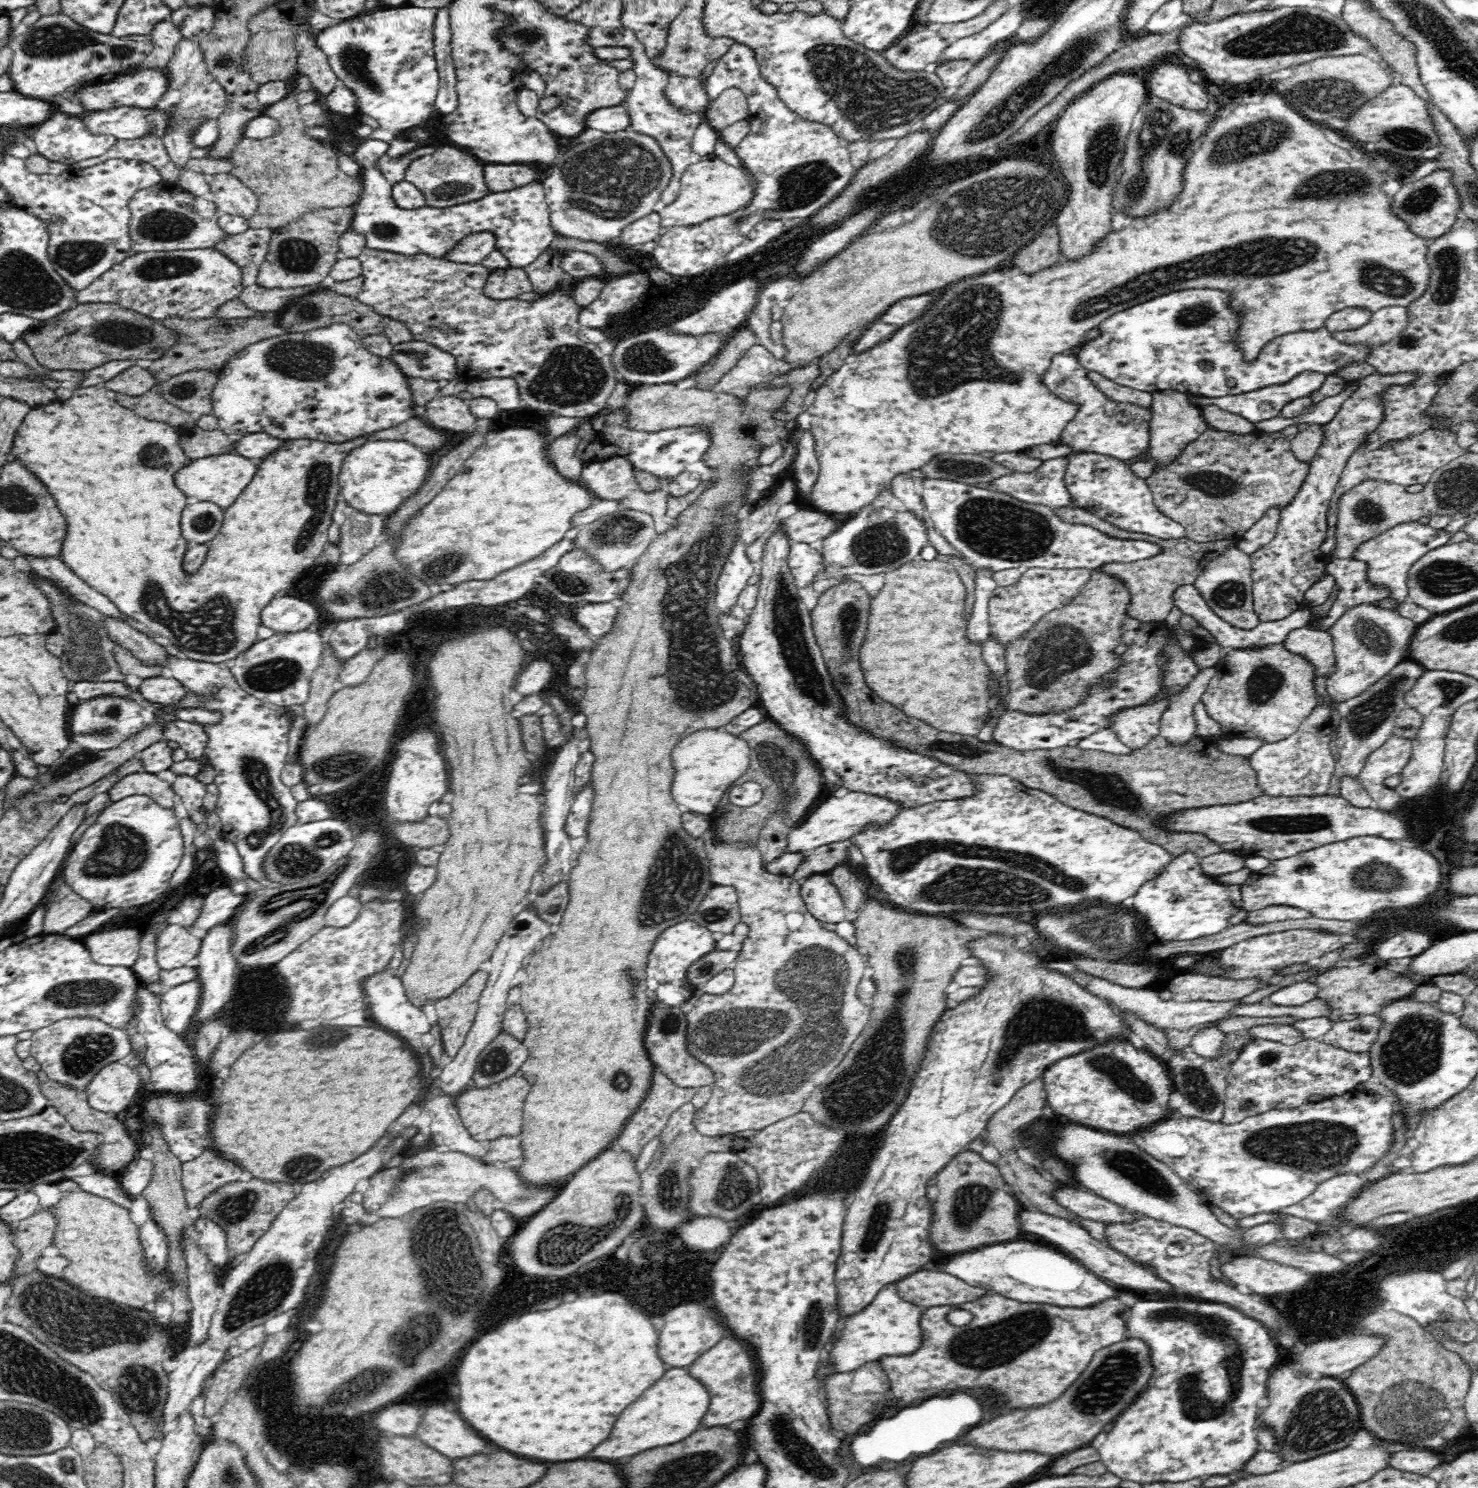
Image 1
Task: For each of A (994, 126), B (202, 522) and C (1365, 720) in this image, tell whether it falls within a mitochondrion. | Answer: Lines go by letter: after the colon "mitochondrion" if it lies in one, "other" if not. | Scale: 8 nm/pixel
A: mitochondrion
B: mitochondrion
C: mitochondrion

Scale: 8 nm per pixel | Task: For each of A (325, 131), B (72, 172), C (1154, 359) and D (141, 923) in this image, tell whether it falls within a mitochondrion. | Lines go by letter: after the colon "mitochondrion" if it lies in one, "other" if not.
A: other
B: other
C: other
D: other

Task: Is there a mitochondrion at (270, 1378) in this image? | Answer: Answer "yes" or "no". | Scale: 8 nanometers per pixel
yes

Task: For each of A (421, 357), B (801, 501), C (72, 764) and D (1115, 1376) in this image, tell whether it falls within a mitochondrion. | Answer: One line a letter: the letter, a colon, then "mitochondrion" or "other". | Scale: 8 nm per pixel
A: mitochondrion
B: other
C: mitochondrion
D: mitochondrion

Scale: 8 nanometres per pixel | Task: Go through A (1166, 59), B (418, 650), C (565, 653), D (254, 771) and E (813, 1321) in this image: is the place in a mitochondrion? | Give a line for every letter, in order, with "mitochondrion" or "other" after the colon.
A: other
B: other
C: other
D: mitochondrion
E: mitochondrion

